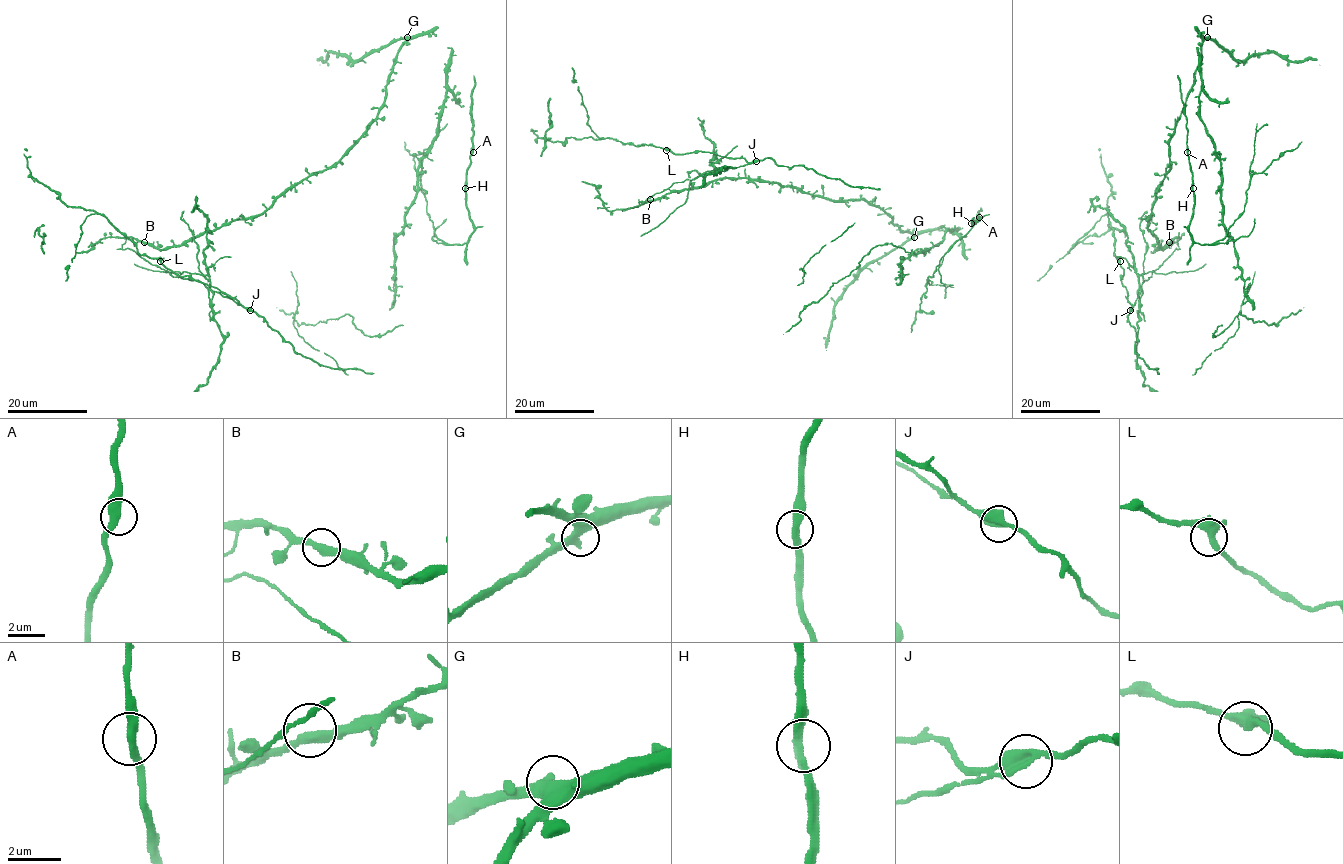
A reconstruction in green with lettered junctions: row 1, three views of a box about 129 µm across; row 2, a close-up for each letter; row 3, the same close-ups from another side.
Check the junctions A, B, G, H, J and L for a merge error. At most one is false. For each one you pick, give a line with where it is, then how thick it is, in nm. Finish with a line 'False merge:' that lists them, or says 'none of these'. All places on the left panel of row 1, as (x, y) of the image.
J: at (250, 310); 440 nm thick
False merge: J

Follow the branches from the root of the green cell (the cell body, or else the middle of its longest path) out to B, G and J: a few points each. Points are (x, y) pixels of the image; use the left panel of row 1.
B: (332, 164), (291, 184), (261, 213), (233, 219), (163, 249), (144, 242)
G: (332, 164), (376, 116), (397, 51), (407, 37)
J: (332, 164), (291, 184), (261, 213), (163, 249), (131, 237), (122, 245), (173, 276), (199, 280), (250, 311)

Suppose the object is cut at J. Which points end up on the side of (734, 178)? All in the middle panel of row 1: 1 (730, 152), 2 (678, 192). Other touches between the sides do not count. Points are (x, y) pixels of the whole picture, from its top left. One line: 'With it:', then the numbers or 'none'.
With it: 2

